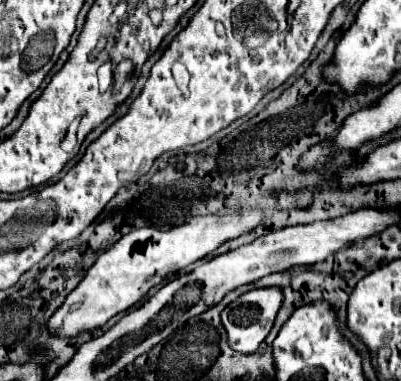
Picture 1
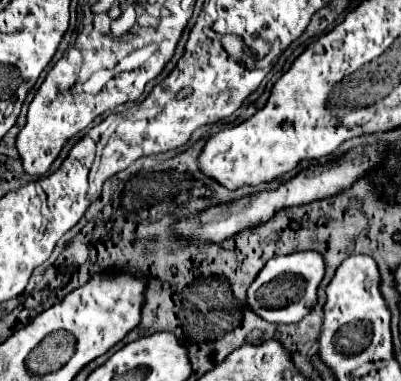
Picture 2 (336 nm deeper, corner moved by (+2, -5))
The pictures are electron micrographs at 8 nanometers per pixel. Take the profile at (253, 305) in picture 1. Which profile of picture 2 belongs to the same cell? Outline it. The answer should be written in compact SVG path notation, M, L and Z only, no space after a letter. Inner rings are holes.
M316 251L272 257L250 285L246 309L250 309L268 323L276 325L298 323L316 305L316 289L322 277L324 277L324 259Z

